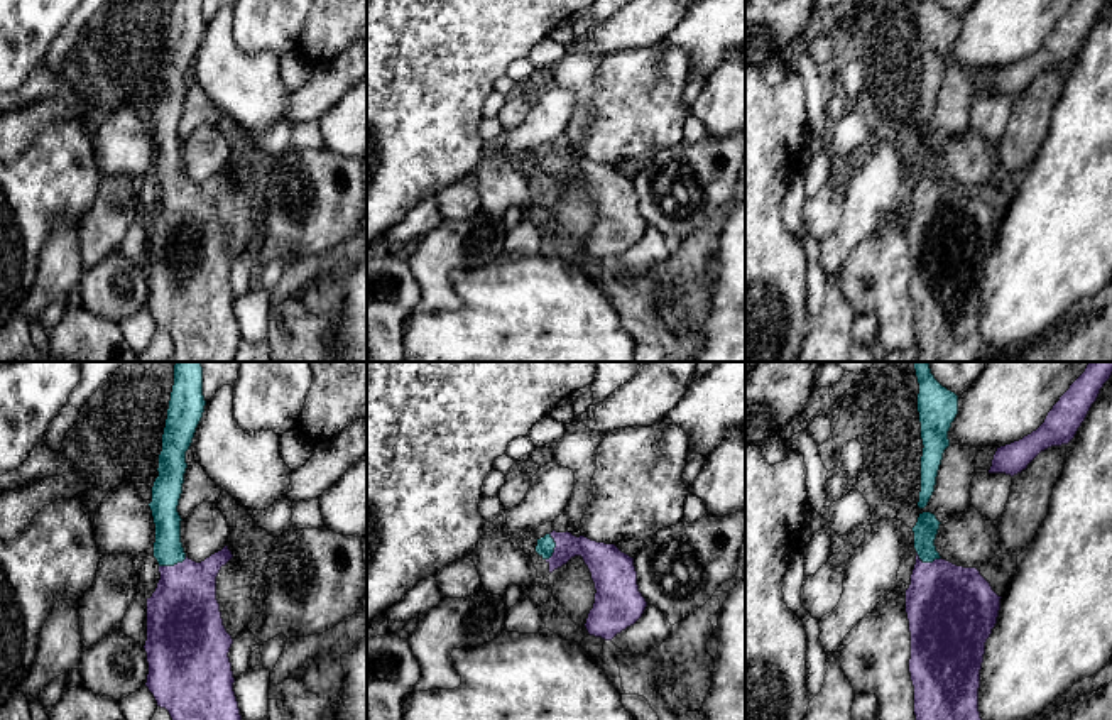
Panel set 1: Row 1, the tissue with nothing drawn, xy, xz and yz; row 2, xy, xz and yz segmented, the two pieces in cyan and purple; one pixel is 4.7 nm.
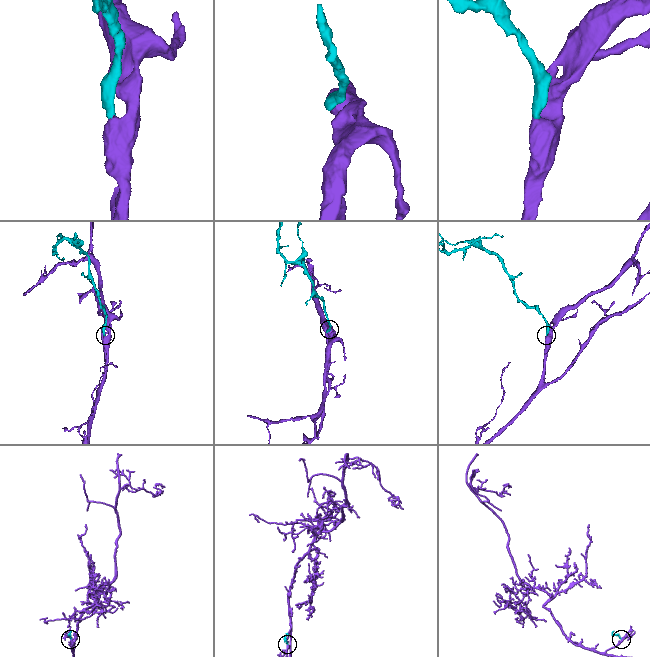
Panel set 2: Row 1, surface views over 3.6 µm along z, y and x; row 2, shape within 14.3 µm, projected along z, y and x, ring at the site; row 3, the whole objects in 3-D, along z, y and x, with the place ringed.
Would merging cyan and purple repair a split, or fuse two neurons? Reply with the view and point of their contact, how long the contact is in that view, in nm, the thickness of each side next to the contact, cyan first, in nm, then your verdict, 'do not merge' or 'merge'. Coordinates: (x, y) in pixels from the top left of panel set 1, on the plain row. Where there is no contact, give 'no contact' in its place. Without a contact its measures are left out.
contact xy (173, 186); length 140 nm; calibres 140 and 360 nm; merge

